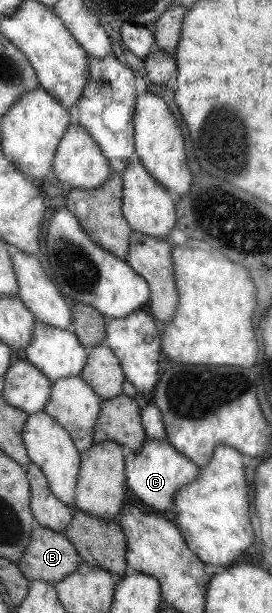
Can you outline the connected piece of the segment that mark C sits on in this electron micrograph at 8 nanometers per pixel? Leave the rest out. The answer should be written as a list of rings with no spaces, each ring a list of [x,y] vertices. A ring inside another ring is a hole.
[[[143,439],[142,447],[136,452],[127,454],[126,476],[127,487],[147,506],[154,508],[158,514],[172,510],[173,498],[179,487],[198,478],[199,467],[189,458],[178,453],[166,440]]]

